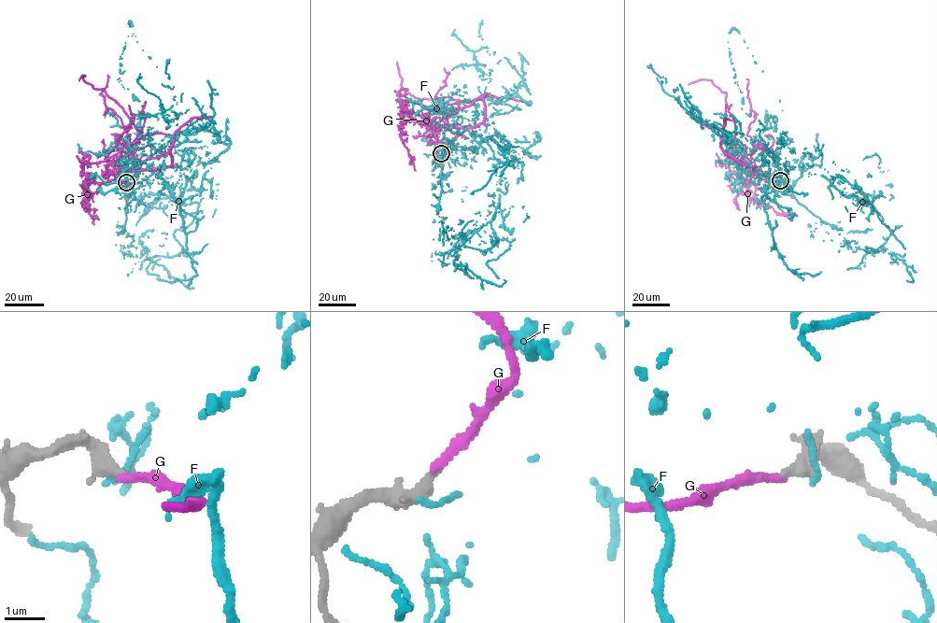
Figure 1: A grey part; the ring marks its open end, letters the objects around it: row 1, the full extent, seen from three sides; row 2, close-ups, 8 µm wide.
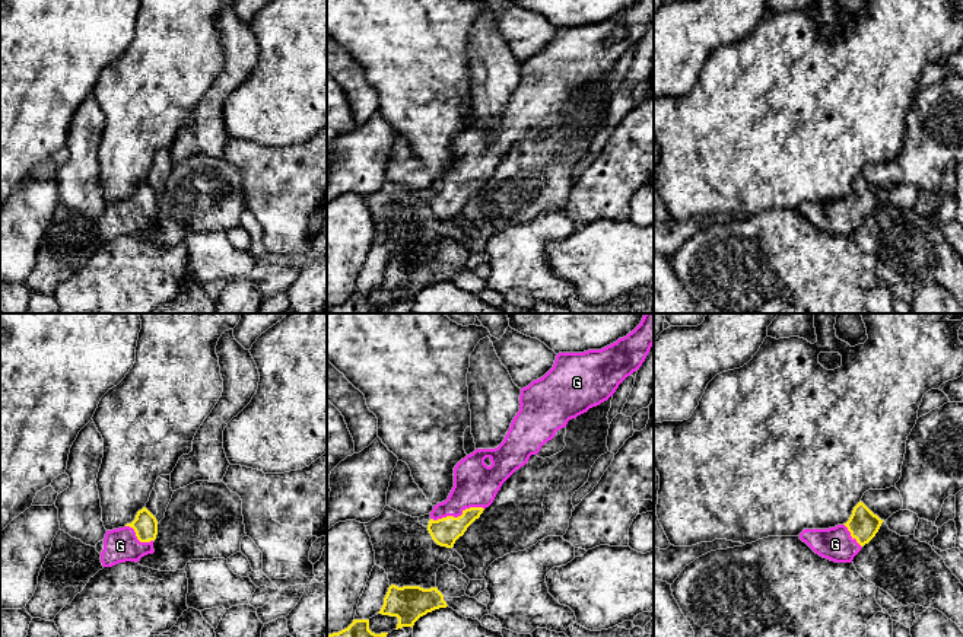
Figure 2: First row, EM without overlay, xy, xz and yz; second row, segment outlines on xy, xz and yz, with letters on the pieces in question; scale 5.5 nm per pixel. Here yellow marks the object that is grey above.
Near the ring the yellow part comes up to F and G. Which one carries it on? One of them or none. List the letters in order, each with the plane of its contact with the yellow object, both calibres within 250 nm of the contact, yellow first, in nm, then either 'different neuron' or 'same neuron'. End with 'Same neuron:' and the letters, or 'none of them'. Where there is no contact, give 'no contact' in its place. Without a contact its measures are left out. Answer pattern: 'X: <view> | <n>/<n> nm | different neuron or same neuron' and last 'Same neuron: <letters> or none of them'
F: no contact | different neuron
G: xz | 150/240 nm | same neuron
Same neuron: G

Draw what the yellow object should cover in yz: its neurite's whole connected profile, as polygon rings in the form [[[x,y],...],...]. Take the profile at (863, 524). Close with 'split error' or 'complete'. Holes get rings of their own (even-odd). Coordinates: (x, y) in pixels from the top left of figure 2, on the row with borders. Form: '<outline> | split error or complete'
[[[859,501],[846,523],[829,529],[804,529],[800,539],[823,558],[852,563],[861,548],[875,536],[883,522]]] | split error

